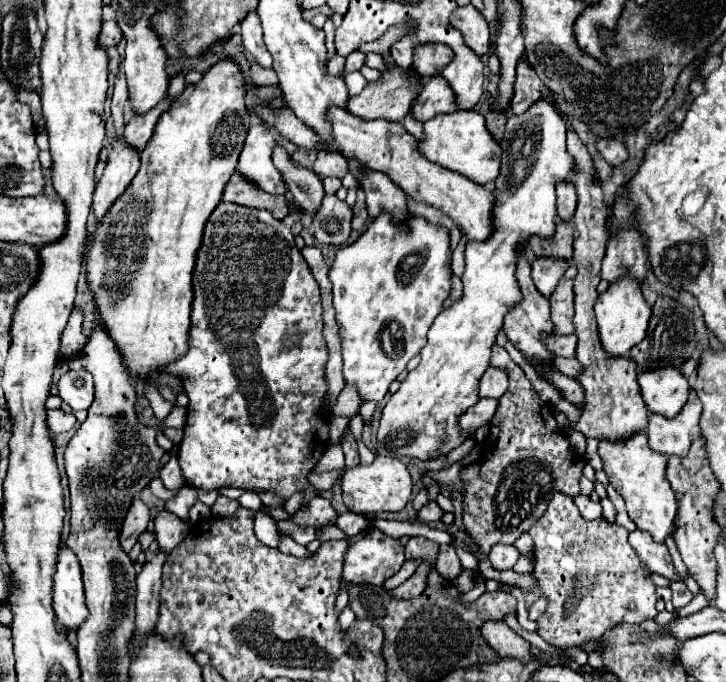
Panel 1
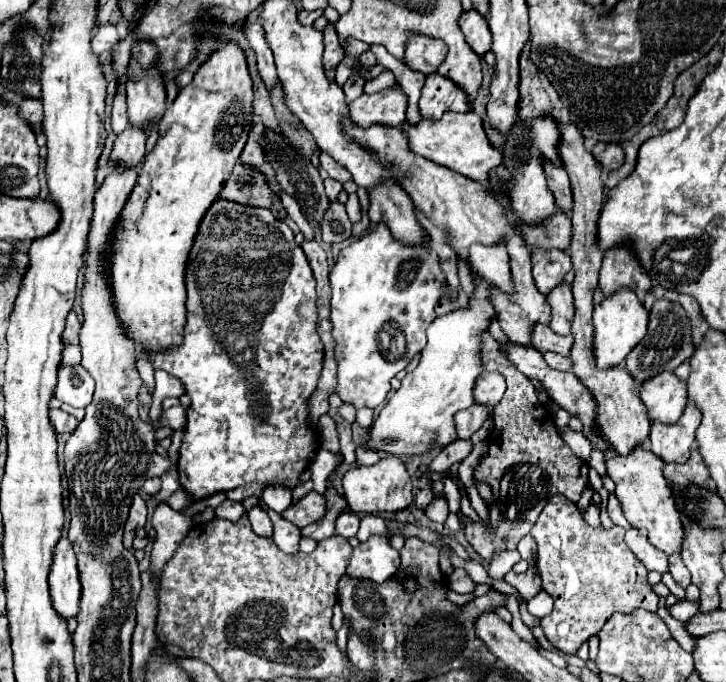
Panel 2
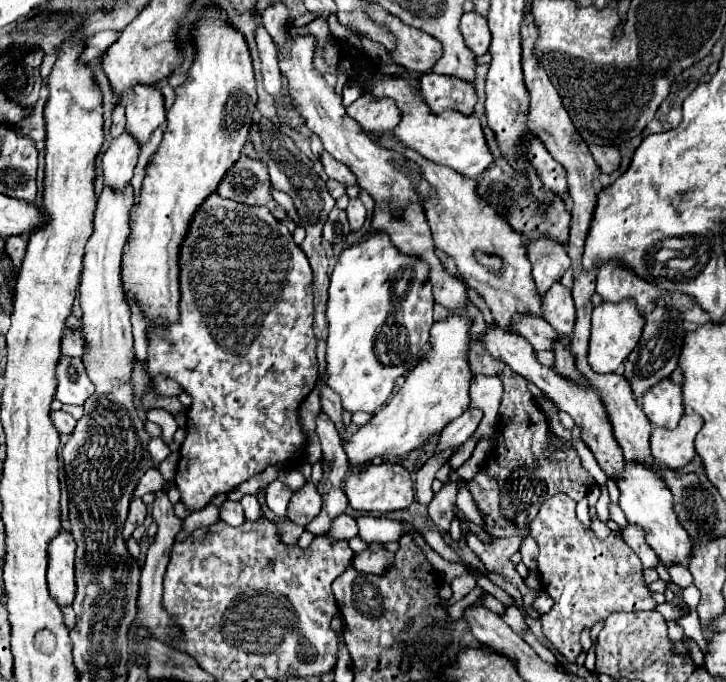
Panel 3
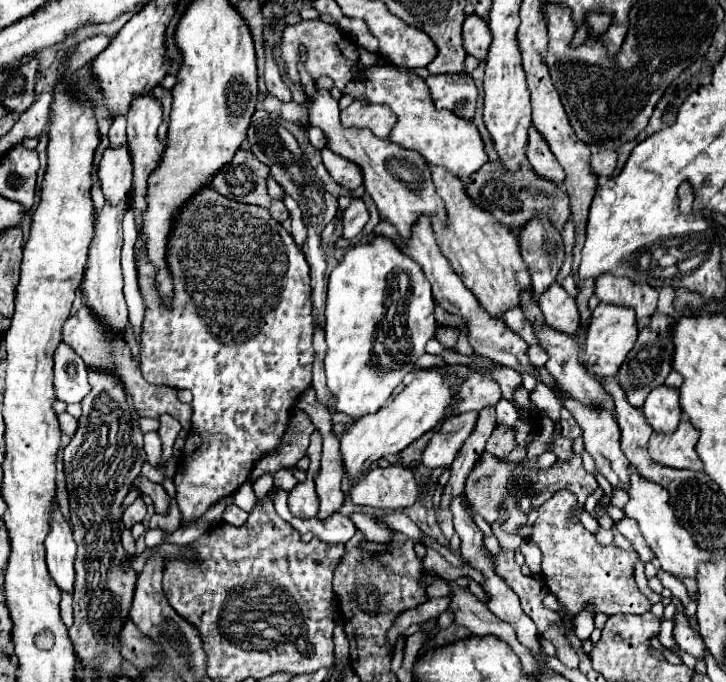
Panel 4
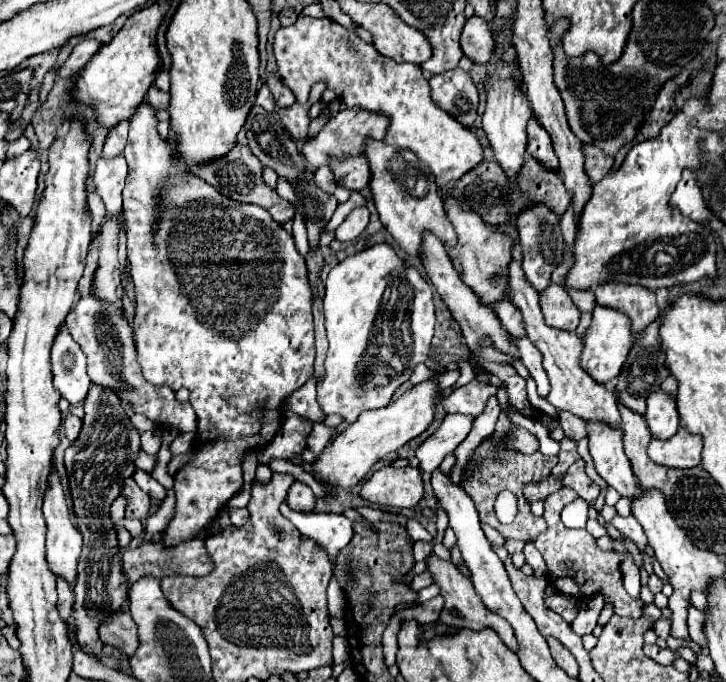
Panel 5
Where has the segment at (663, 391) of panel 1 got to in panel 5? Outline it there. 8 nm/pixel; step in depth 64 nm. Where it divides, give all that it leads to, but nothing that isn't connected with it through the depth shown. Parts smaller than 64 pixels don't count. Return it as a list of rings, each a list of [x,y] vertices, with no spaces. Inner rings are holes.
[[[662,390],[656,392],[656,396],[648,396],[648,408],[646,408],[646,422],[656,440],[670,440],[678,426],[678,412],[676,412],[676,400]]]

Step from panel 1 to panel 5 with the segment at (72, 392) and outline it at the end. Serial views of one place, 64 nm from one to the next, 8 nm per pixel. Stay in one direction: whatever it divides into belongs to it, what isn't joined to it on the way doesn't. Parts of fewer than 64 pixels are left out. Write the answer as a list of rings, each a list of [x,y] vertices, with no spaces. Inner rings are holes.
[[[66,324],[58,328],[52,346],[52,374],[54,386],[70,404],[76,404],[86,398],[90,388],[90,380],[86,374],[86,356],[70,336]]]

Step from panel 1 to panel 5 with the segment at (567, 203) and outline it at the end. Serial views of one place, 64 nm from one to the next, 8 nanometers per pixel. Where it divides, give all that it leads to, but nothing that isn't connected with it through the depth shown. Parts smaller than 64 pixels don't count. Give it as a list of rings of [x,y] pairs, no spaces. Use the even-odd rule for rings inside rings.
[[[536,116],[528,120],[528,154],[532,154],[536,160],[540,160],[548,168],[558,168],[552,140],[548,132],[542,128],[542,124],[536,120]]]

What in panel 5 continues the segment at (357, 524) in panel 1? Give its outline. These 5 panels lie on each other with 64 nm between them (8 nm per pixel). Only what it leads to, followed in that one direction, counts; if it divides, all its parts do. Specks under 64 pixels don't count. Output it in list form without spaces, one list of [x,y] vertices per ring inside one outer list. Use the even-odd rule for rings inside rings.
[[[286,502],[280,506],[282,516],[286,516],[304,536],[312,538],[320,546],[324,546],[330,562],[334,567],[338,554],[342,548],[346,548],[354,536],[352,522],[344,514],[332,514],[332,512],[296,512],[288,508]]]

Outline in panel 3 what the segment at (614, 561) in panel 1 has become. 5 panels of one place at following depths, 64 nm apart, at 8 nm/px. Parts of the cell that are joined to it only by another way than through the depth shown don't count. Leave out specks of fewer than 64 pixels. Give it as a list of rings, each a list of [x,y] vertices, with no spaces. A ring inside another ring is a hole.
[[[562,494],[552,496],[540,506],[538,516],[530,524],[530,536],[540,546],[538,572],[544,590],[552,596],[554,606],[544,616],[542,632],[562,654],[566,664],[574,664],[580,654],[580,630],[592,628],[598,620],[606,620],[612,612],[654,610],[656,602],[642,580],[642,564],[620,534],[598,540],[596,534],[582,526],[576,518],[576,502]]]

